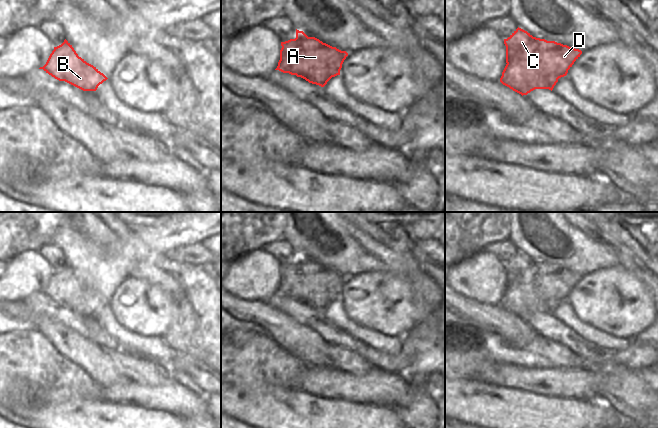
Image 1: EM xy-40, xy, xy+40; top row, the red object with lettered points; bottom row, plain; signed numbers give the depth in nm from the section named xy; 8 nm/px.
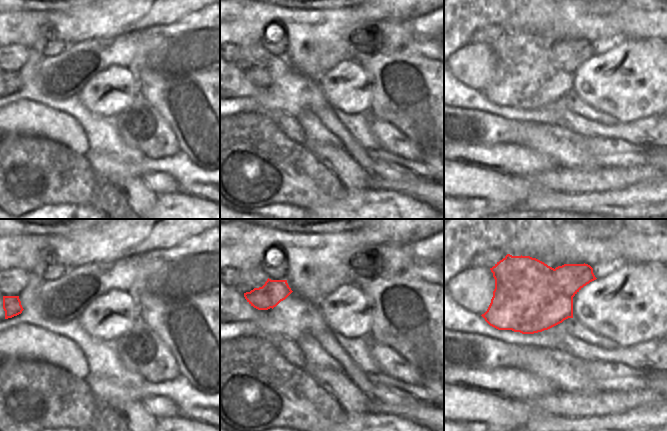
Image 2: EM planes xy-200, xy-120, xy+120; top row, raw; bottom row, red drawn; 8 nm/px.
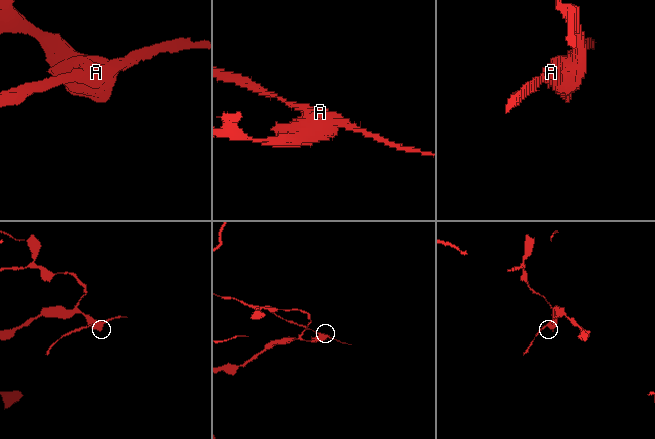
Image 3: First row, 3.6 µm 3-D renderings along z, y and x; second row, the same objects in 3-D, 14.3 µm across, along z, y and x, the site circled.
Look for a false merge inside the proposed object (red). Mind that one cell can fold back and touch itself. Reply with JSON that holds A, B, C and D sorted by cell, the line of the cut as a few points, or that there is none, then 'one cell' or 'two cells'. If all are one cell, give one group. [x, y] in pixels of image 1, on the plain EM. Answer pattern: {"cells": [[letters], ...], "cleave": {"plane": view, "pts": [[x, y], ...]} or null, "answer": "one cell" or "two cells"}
{"cells": [["A", "B", "D"], ["C"]], "cleave": {"plane": "xy+40", "pts": [[533, 261], [537, 296], [543, 300], [558, 302]]}, "answer": "two cells"}

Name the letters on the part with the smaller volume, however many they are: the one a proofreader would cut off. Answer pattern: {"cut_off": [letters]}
{"cut_off": ["A", "B", "D"]}

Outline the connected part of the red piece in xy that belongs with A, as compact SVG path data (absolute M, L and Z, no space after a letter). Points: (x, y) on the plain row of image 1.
M315 261L281 266L280 284L275 294L291 299L305 297L319 306L340 299L348 277Z

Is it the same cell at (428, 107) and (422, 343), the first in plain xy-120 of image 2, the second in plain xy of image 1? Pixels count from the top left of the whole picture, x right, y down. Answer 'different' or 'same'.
same

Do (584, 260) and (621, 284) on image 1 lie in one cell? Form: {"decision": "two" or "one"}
{"decision": "two"}

